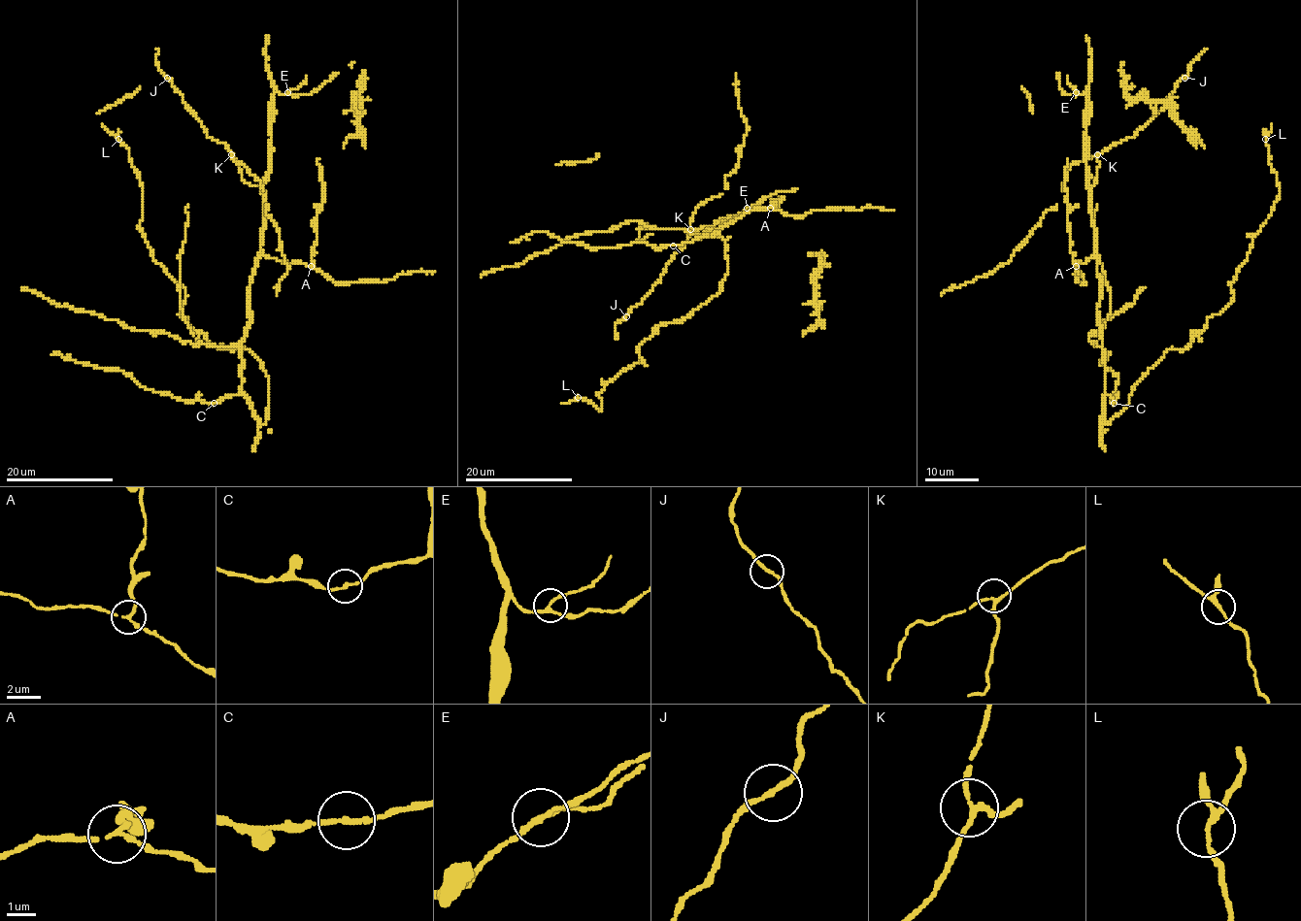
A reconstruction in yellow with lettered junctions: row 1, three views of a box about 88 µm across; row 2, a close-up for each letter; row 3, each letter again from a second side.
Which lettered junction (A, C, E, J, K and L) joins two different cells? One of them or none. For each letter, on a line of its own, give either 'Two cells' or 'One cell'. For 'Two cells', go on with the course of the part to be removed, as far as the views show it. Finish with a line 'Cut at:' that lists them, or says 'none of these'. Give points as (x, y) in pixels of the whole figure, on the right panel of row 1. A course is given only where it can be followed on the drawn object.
A: Two cells. Course of the part to remove: (1076, 265), (1071, 250), (1064, 183), (1068, 158)
C: One cell
E: One cell
J: One cell
K: One cell
L: One cell
Cut at: A

